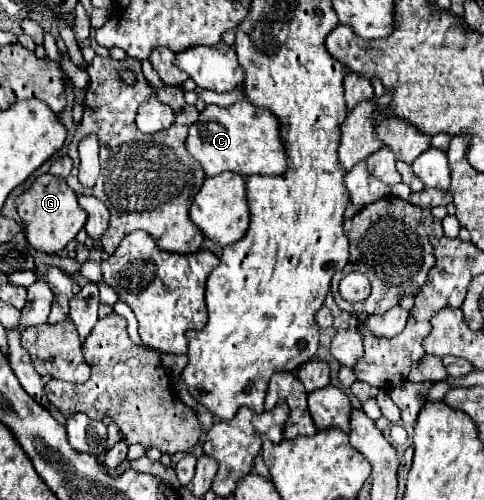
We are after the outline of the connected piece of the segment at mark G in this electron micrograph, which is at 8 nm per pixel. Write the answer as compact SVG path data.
M51 173L39 175L33 185L17 199L17 213L25 223L25 237L29 245L41 253L59 253L83 229L87 213L77 203L77 193L65 183L63 177Z

